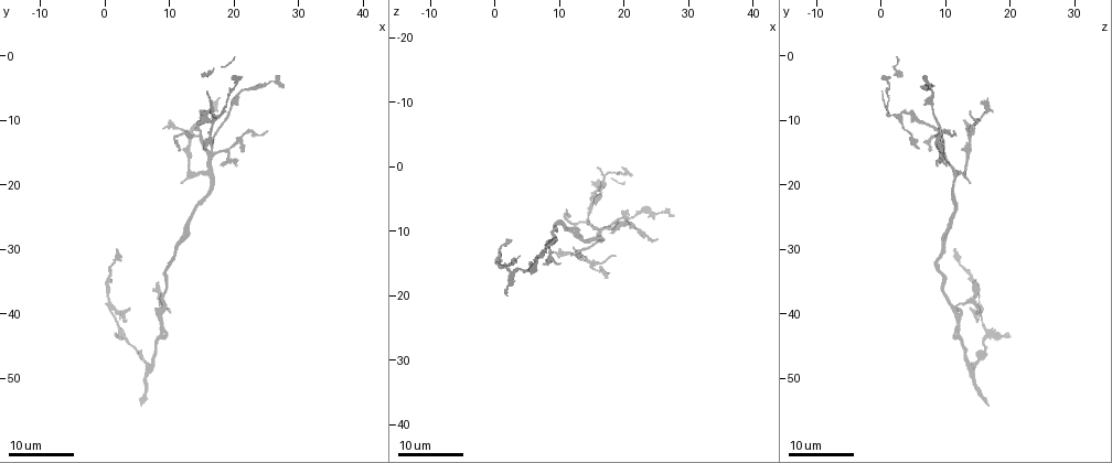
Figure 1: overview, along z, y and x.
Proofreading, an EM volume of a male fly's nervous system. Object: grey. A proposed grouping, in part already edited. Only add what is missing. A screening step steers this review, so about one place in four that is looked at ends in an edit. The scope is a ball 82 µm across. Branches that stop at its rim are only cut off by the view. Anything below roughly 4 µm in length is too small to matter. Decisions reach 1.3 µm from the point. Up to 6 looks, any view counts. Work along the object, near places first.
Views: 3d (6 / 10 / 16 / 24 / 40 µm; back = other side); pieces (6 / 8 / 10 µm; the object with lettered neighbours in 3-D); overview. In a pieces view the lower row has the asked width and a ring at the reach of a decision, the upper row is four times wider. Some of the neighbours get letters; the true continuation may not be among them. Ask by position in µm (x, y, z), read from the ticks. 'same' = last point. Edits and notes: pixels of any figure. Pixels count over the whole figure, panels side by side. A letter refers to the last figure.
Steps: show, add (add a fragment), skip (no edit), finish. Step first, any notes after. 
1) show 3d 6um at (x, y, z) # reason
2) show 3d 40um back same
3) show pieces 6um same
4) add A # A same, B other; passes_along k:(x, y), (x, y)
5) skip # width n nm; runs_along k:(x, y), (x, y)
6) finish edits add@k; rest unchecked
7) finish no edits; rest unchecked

show 3d 16um at (18.5, 9.0, 14.0) # thin end

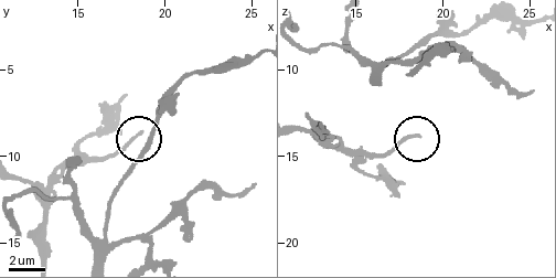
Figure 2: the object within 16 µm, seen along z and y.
show pieces 10um at (18.6, 8.7, 13.7)

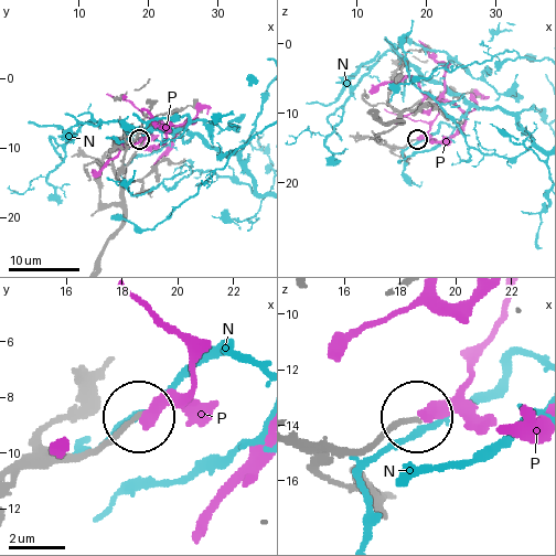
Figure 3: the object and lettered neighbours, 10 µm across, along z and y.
skip # N other, P other; runs_along 3:(23, 469), (95, 455), (135, 419); none of them fits

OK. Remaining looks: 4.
show 3d 24um at (18.0, 17.0, 10.0) # free end

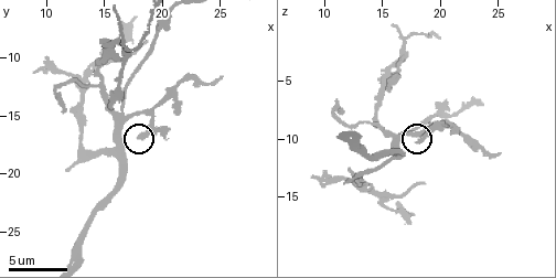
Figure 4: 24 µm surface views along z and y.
show pieces 10um at (17.8, 16.6, 10.4)

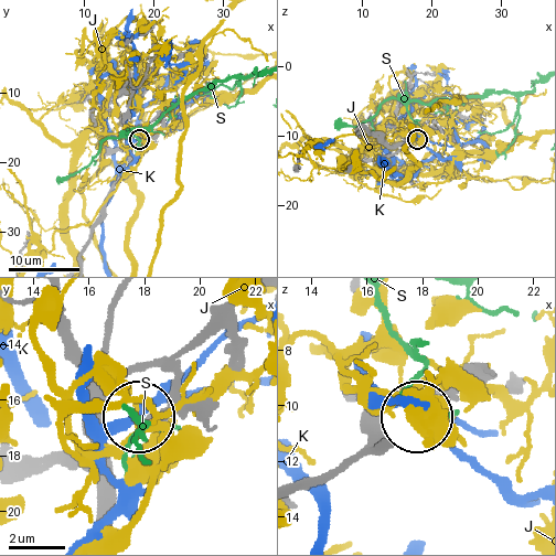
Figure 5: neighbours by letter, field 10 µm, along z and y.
skip # J other, K other, S other; none of them fits

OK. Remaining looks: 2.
show 3d 6um at (9.0, 11.2, 13.4) # tapers out

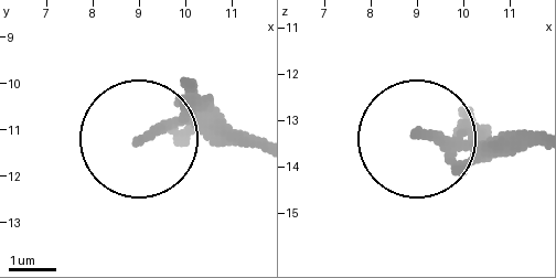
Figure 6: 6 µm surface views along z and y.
show pieces 10um at (9.00, 11.25, 13.25)

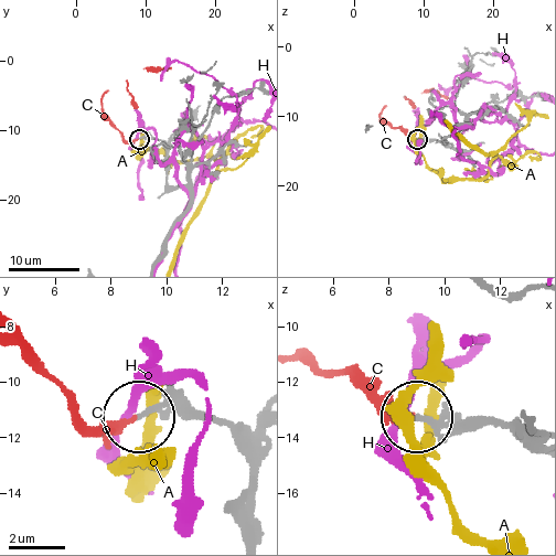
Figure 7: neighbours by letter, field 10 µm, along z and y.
add C # A other, C same, H other; the neuron continues

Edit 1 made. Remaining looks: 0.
finish edits add@7; rest unchecked

